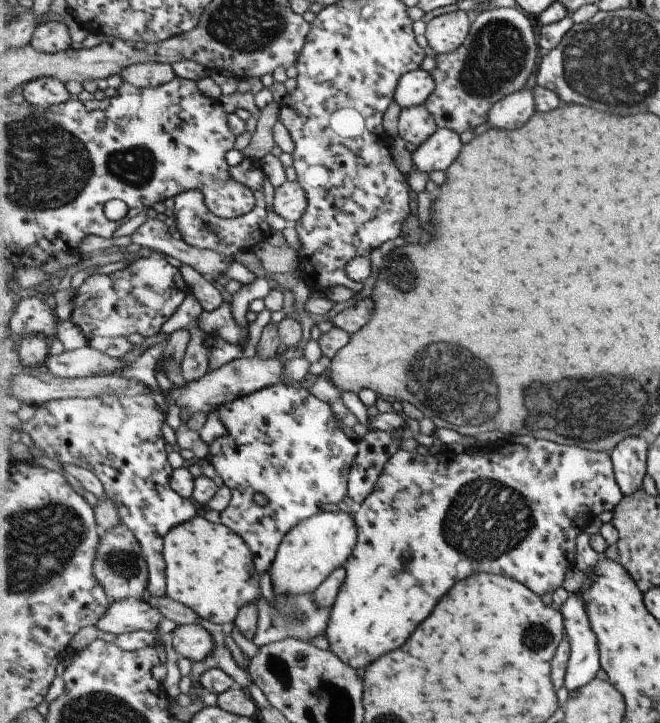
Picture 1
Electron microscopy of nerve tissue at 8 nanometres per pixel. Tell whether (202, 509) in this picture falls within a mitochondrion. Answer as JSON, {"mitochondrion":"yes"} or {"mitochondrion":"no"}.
{"mitochondrion":"no"}

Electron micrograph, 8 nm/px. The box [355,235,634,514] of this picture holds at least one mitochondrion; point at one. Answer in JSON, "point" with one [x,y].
{"point":[401,274]}

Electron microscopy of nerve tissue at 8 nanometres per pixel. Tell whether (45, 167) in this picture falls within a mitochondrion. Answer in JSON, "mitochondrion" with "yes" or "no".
{"mitochondrion":"yes"}

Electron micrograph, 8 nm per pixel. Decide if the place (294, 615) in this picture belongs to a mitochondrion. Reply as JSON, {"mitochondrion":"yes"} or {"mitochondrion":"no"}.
{"mitochondrion":"yes"}

